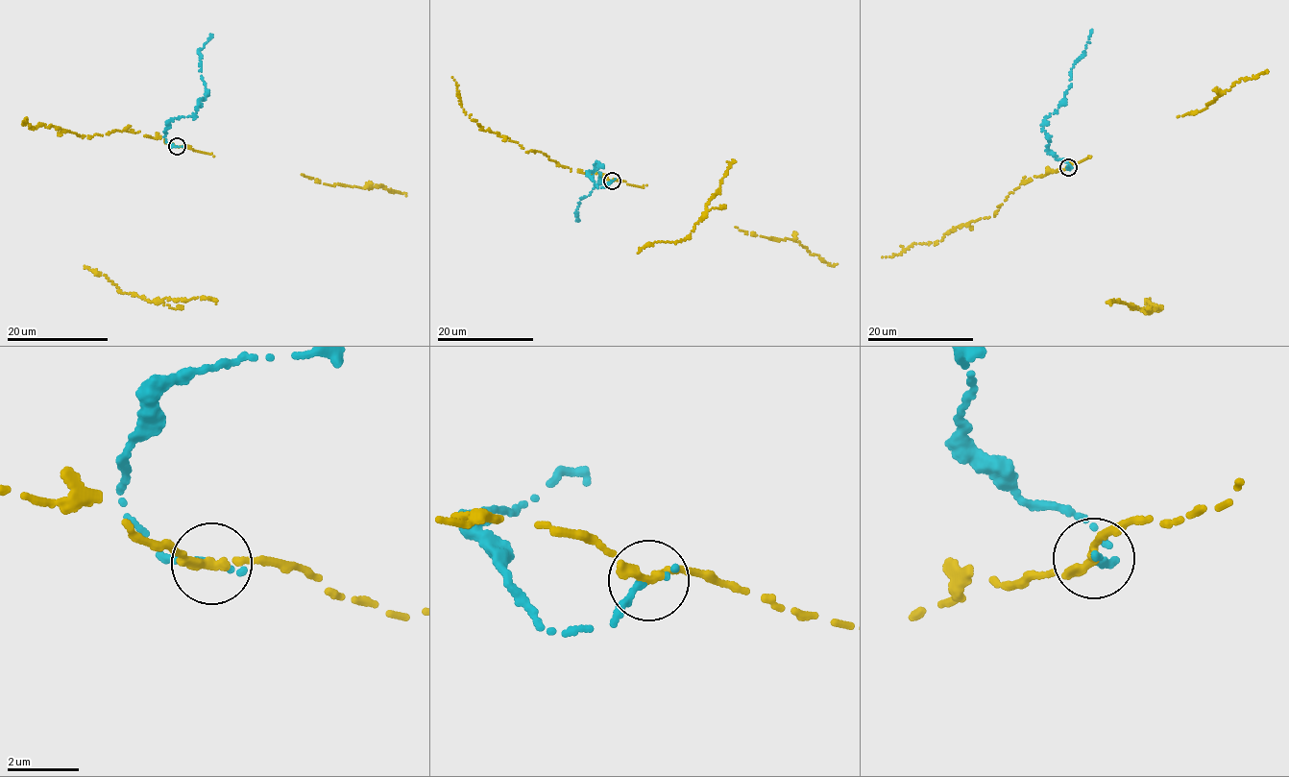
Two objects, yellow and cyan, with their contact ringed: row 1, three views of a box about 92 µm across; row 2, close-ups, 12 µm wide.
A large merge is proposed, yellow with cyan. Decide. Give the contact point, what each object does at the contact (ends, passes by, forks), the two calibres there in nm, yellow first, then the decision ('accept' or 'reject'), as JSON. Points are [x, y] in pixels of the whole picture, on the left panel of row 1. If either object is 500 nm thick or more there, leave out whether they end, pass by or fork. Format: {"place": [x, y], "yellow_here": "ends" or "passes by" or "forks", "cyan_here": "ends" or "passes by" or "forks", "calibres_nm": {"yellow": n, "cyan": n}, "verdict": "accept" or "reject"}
{"place": [177, 146], "yellow_here": "passes by", "cyan_here": "ends", "calibres_nm": {"yellow": 240, "cyan": 200}, "verdict": "reject"}

